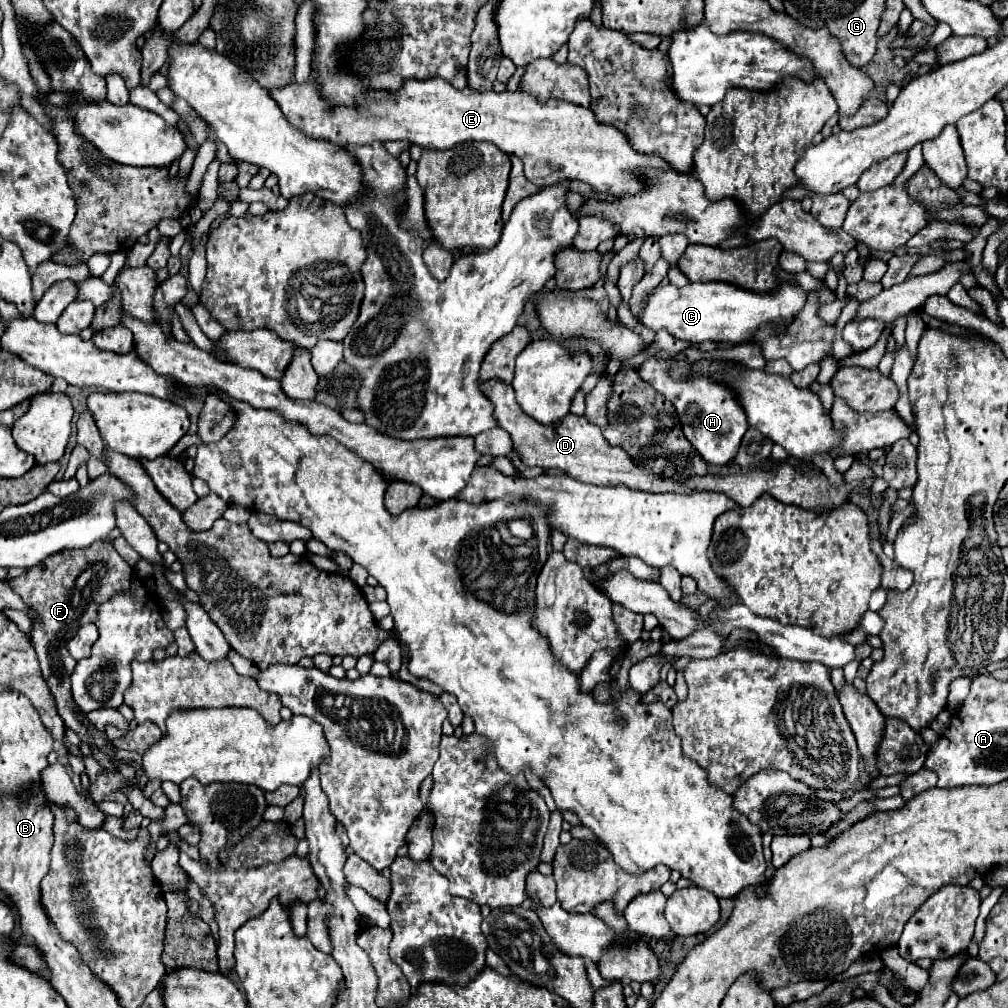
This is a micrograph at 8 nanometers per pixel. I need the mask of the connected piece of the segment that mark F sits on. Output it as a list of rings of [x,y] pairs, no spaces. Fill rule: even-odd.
[[[100,541],[96,545],[90,545],[88,549],[64,549],[64,553],[56,553],[48,559],[44,559],[40,565],[34,565],[28,569],[20,579],[10,579],[8,585],[16,595],[22,597],[22,601],[36,613],[36,619],[32,621],[32,645],[38,653],[42,677],[48,683],[52,695],[56,697],[58,713],[64,719],[66,727],[74,729],[82,743],[88,743],[92,747],[92,757],[106,769],[106,771],[118,771],[116,765],[110,761],[110,757],[92,743],[92,735],[88,727],[80,721],[80,707],[72,699],[70,691],[70,675],[76,667],[76,659],[68,653],[68,641],[76,635],[76,631],[82,625],[96,623],[98,609],[102,603],[110,601],[118,593],[132,589],[134,571],[132,567],[118,555],[118,551],[112,547],[110,541]],[[86,571],[84,585],[80,589],[74,589],[74,583],[78,575]]]

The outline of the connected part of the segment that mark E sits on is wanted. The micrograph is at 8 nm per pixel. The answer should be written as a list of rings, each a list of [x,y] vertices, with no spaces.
[[[440,77],[428,81],[404,81],[404,89],[392,93],[388,101],[374,101],[364,109],[324,109],[312,81],[302,85],[290,83],[272,89],[270,95],[278,101],[286,119],[312,139],[326,139],[336,145],[372,145],[376,141],[410,141],[422,149],[452,149],[464,141],[488,141],[500,151],[518,155],[524,163],[524,175],[538,187],[552,185],[560,179],[576,179],[592,185],[596,191],[606,191],[616,197],[632,197],[646,189],[642,171],[650,165],[670,171],[672,167],[662,157],[638,153],[620,129],[612,129],[596,121],[592,109],[568,103],[540,103],[532,95],[520,91],[472,91],[454,89]]]

